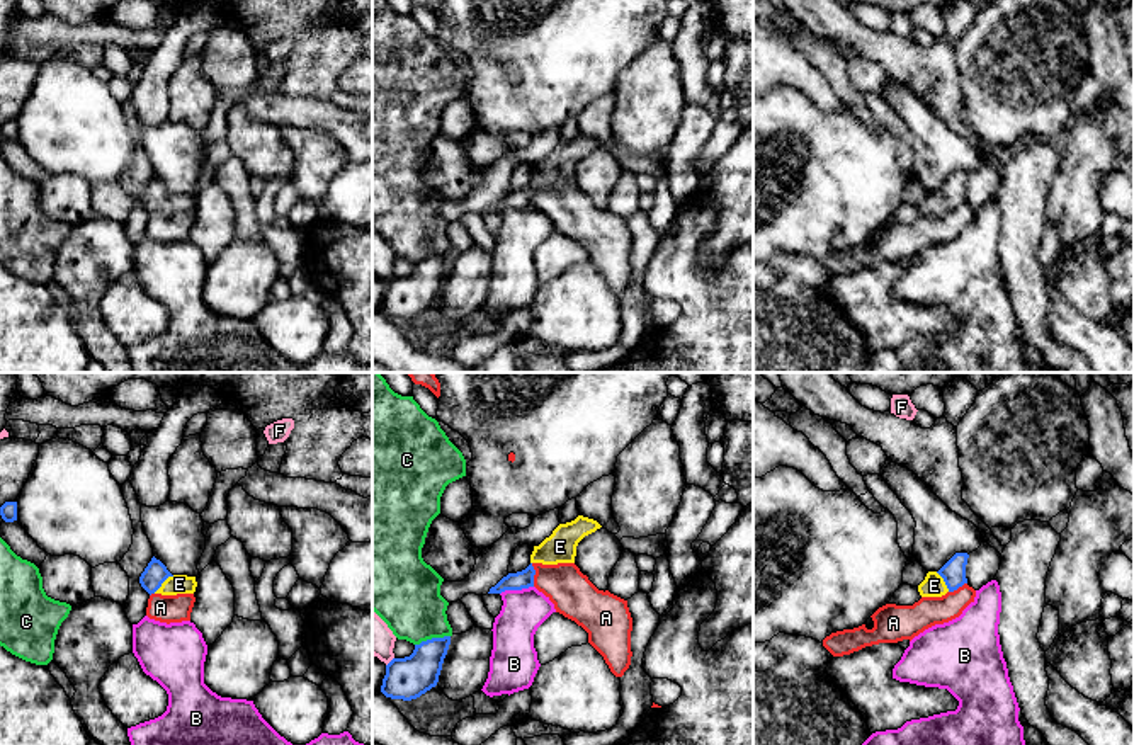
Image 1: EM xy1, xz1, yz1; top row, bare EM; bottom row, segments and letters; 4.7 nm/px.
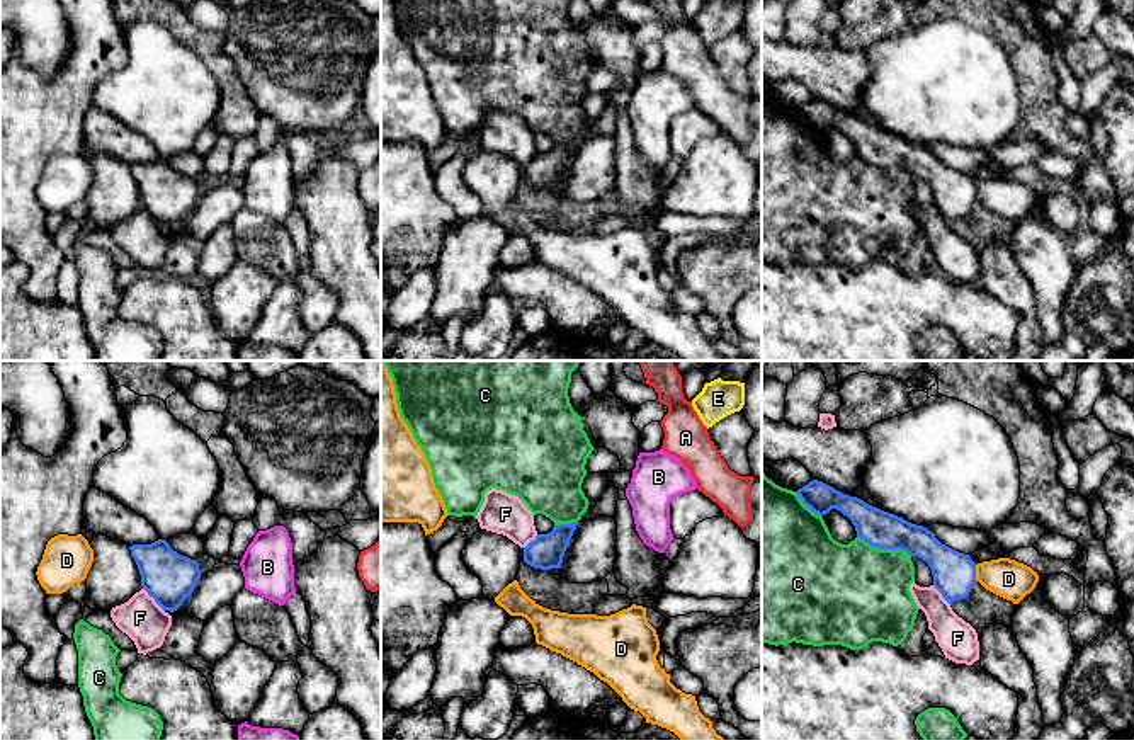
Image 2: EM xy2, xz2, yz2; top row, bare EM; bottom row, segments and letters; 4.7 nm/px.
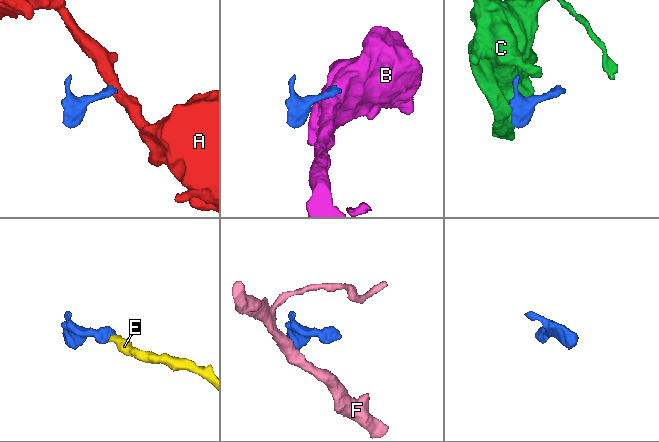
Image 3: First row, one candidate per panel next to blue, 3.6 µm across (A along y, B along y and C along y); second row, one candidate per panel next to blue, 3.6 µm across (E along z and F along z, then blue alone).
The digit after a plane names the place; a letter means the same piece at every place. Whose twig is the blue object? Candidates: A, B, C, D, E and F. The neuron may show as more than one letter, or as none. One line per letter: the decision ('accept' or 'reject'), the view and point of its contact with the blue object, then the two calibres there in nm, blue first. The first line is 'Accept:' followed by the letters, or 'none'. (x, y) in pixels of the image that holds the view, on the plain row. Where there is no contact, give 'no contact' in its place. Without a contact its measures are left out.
Accept: E
A: reject; contact xz1 (534, 193); calibres 90 and 200 nm
B: reject; contact xz1 (515, 208); calibres 90 and 200 nm
C: reject; contact yz2 (884, 167); calibres 180 and 460 nm
D: reject; contact yz2 (975, 193); calibres 200 and 190 nm
E: accept; contact xy1 (164, 199); calibres 110 and 100 nm
F: reject; contact xy2 (153, 216); calibres 240 and 200 nm

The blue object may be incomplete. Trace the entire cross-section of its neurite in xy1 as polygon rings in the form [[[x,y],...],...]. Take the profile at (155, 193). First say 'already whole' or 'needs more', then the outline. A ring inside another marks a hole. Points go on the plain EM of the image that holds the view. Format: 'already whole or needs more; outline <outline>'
needs more; outline [[[155,175],[141,192],[139,202],[150,214],[194,213],[197,206],[196,196],[172,194]]]

